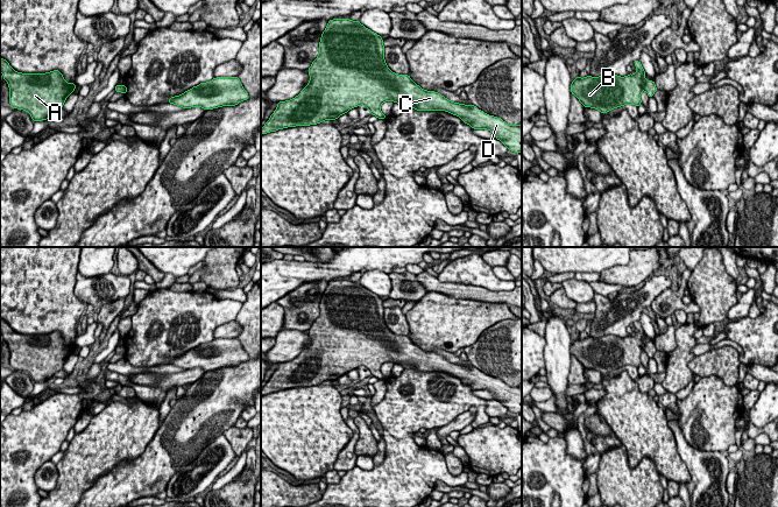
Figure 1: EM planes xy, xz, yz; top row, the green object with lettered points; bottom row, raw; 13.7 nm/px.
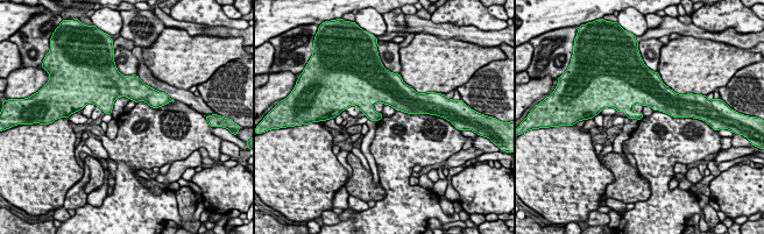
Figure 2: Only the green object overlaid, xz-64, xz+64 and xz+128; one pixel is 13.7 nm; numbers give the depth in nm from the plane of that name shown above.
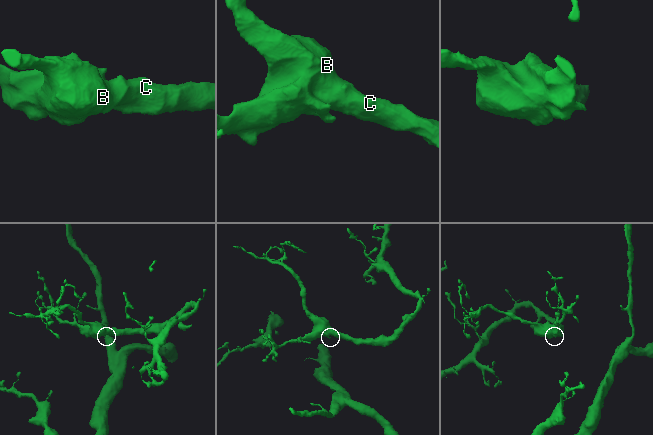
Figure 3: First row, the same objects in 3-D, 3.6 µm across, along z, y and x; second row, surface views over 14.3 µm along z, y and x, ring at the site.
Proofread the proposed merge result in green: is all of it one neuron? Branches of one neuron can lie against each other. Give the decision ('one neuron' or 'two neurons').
one neuron

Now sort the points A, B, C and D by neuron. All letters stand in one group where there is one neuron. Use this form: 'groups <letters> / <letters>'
groups A B C D

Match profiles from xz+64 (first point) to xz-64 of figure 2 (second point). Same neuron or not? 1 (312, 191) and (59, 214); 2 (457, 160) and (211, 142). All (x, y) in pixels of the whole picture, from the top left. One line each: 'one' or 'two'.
1: two
2: two

